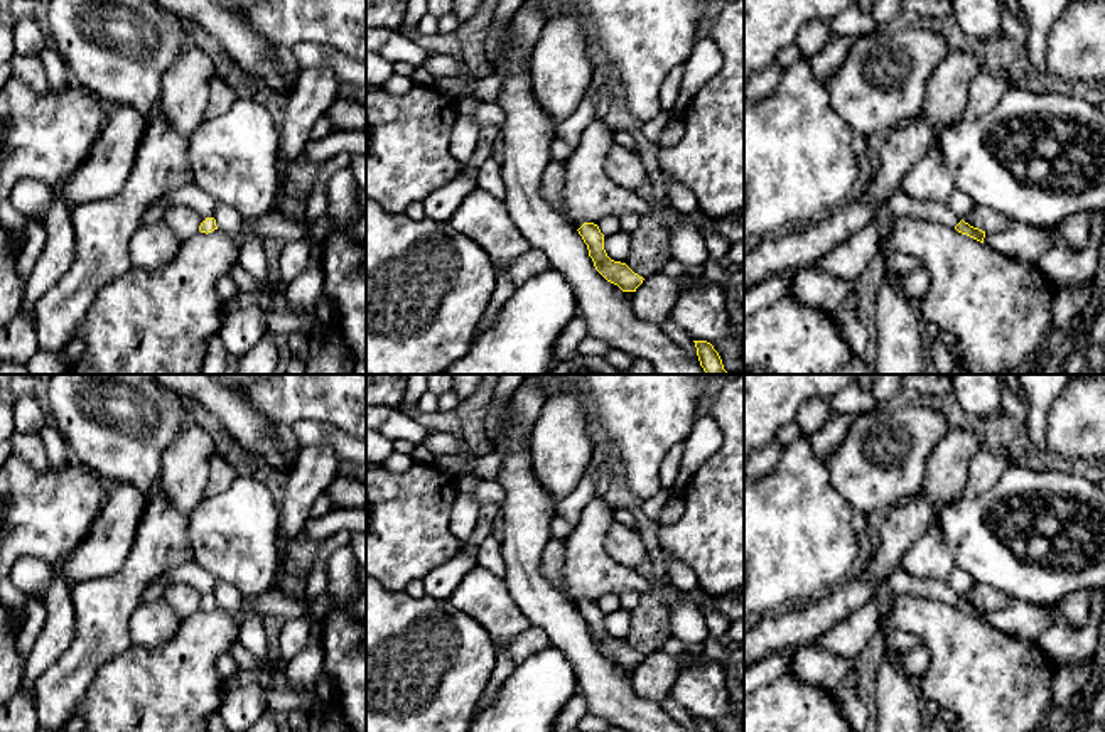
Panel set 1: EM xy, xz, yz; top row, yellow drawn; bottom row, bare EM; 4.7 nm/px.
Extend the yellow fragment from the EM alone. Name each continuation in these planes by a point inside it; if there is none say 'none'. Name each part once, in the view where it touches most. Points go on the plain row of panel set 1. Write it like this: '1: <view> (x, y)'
1: yz (849, 636)

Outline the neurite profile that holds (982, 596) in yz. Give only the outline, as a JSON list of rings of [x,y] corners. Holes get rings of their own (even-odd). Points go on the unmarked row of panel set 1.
[[[973,584],[973,589],[967,595],[962,595],[962,597],[968,600],[970,604],[985,609],[987,612],[1005,609],[1012,602],[1016,602],[1016,599],[984,584]]]

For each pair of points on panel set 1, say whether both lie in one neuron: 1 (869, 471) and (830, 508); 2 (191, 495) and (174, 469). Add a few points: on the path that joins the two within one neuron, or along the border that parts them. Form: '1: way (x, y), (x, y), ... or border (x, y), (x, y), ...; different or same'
1: border (824, 462), (834, 488), (854, 508); different
2: way (186, 488), (181, 476); same

